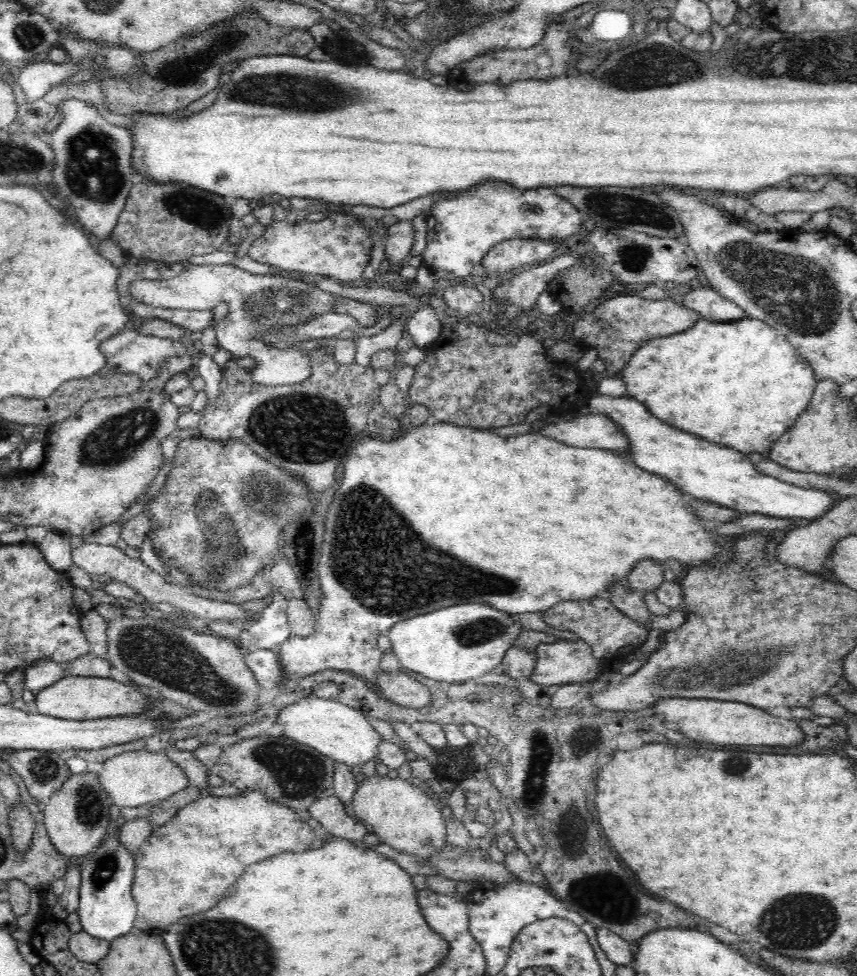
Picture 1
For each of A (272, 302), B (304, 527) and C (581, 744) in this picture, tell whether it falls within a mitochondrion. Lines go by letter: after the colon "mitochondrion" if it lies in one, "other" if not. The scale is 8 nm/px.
A: mitochondrion
B: mitochondrion
C: mitochondrion

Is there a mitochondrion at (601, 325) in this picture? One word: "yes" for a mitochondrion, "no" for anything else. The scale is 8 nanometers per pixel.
yes

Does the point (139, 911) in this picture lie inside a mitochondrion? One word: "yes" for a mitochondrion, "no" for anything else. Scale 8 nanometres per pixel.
no

